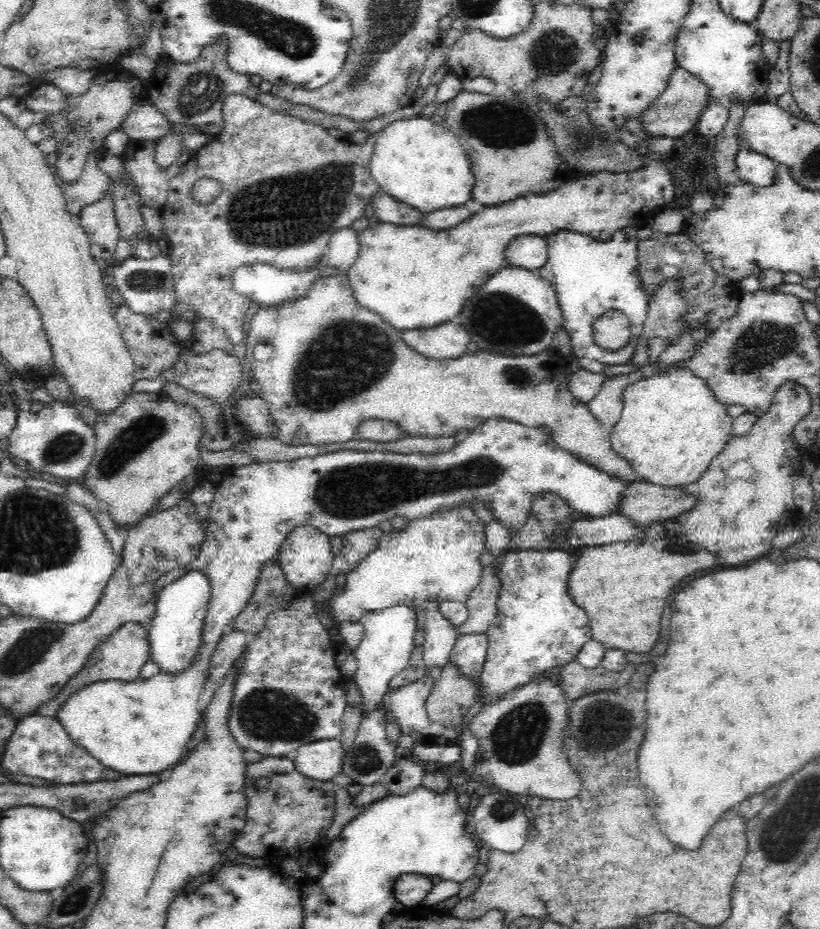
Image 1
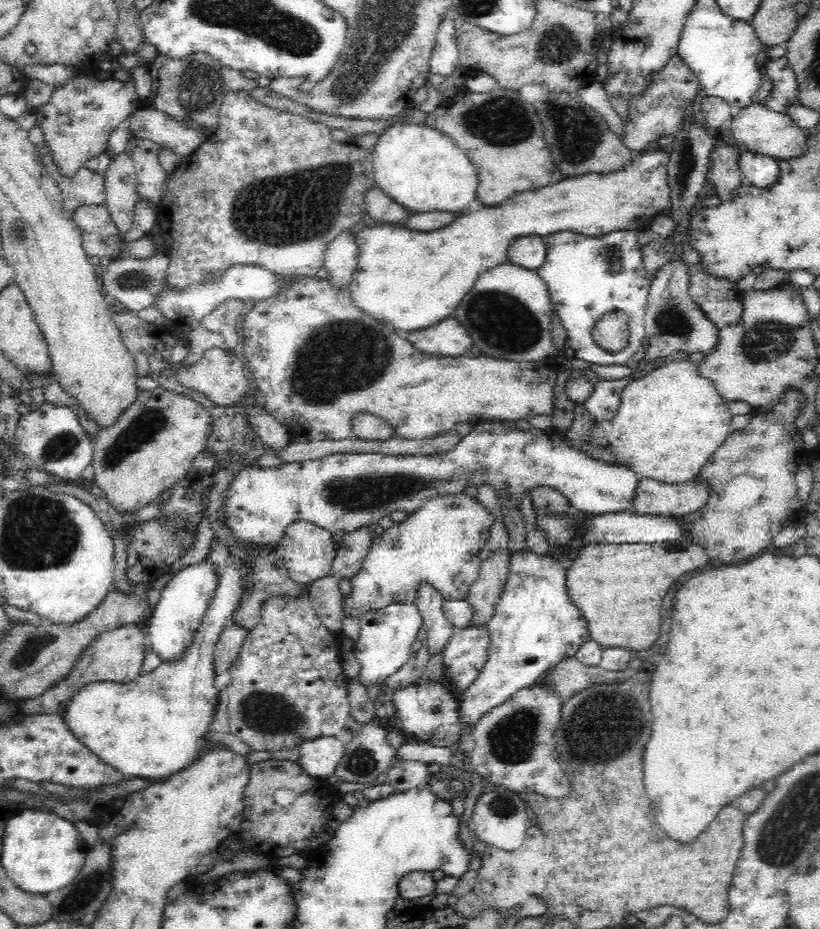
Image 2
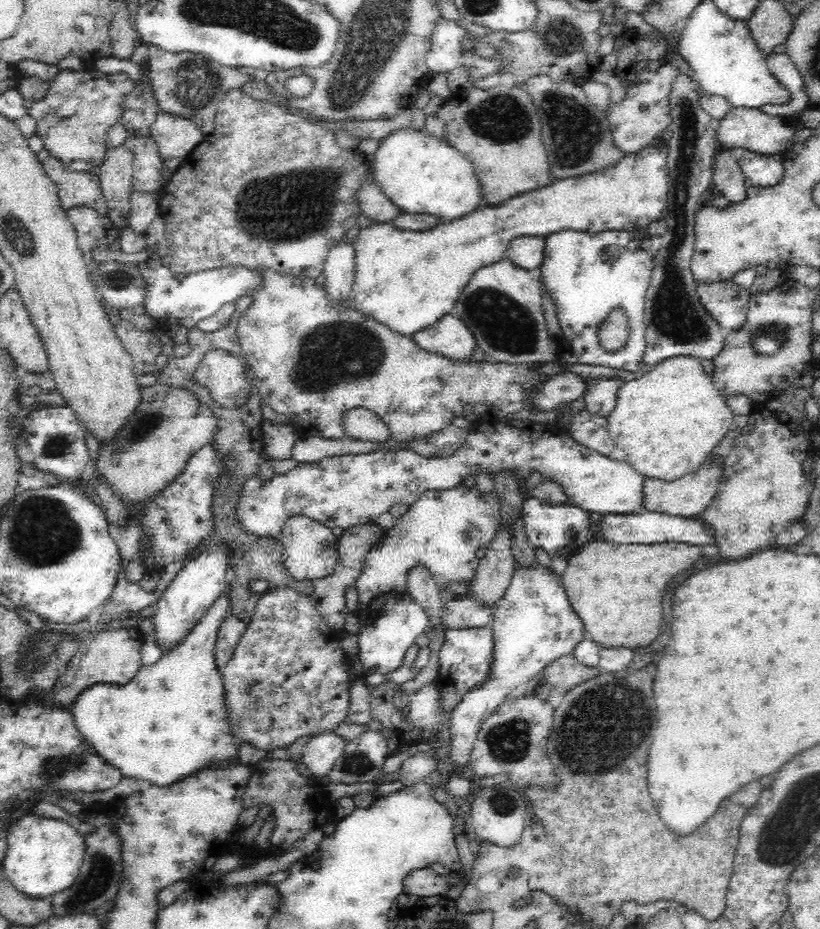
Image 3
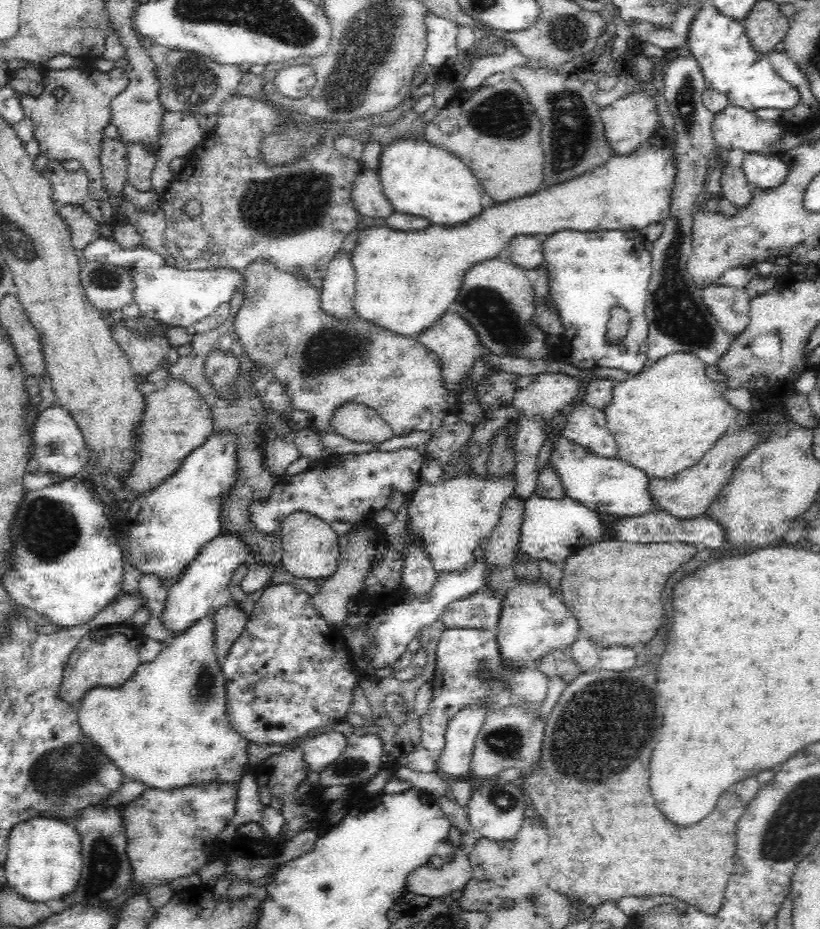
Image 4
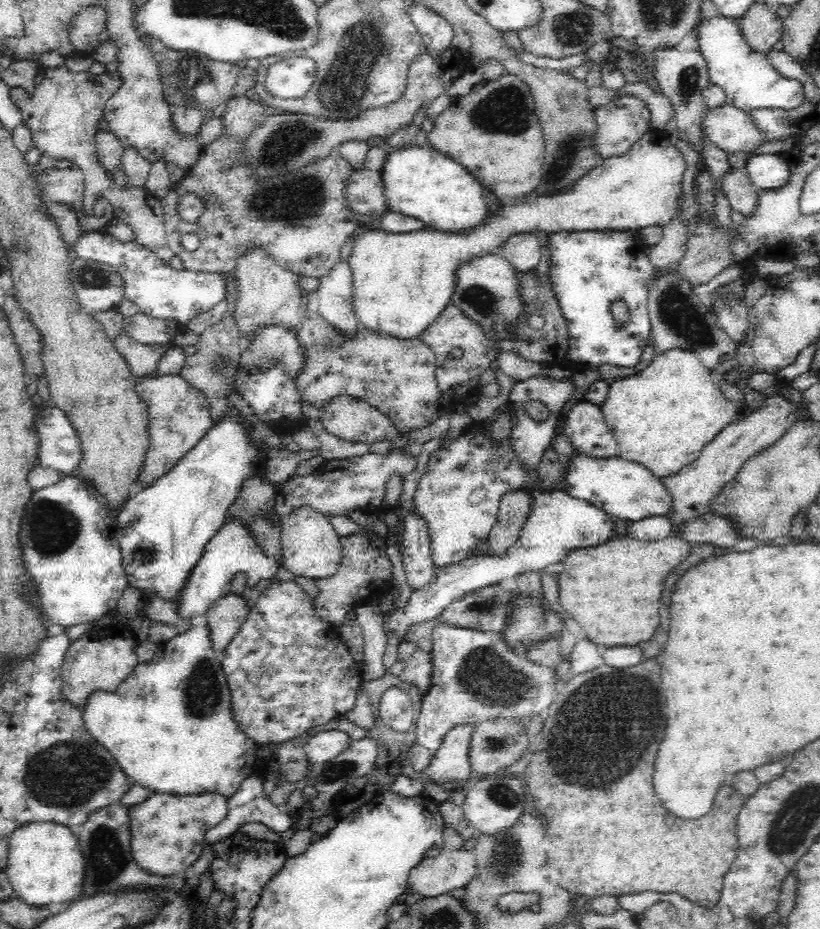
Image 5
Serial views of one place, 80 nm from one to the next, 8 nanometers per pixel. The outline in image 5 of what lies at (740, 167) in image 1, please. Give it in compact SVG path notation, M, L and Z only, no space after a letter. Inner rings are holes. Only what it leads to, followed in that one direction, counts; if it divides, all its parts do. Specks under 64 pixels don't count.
M752 154L745 161L744 170L757 191L783 188L791 176L788 161L774 154Z

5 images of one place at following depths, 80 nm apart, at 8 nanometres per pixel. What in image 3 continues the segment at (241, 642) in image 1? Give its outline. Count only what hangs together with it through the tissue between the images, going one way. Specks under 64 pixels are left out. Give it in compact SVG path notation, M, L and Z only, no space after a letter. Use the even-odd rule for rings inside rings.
M229 612L221 621L215 642L215 660L219 669L223 669L228 660L232 658L234 647L239 643L240 637L246 631L247 624L236 614Z

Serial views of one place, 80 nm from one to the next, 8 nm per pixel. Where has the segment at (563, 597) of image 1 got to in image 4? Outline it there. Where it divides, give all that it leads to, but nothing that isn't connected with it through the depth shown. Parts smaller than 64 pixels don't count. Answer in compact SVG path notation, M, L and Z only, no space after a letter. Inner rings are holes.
M541 578L534 584L517 582L510 588L503 600L503 614L497 630L498 645L503 658L513 664L529 664L534 666L544 654L552 649L562 649L567 652L571 644L577 639L572 634L576 632L578 624L568 608L560 598L560 591L552 591L541 584ZM470 706L470 708L462 710L460 714L456 714L454 719L448 724L448 729L444 735L444 746L440 752L437 753L436 771L441 777L446 776L449 782L456 778L470 778L471 754L475 747L476 736L478 736L478 732L480 732L480 728L482 728L481 724L486 714L488 714L488 710L485 710L485 708Z

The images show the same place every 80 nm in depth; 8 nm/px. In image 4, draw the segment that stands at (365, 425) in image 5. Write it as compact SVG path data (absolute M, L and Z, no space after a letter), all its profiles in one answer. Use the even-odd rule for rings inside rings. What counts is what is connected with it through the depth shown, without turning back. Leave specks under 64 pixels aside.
M348 401L338 405L329 418L329 430L354 442L382 444L395 436L392 427L368 405Z

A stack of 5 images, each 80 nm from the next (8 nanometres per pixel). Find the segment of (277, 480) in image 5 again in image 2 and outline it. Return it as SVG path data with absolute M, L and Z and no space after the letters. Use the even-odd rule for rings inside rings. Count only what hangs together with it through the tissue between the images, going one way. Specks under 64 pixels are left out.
M258 405L252 406L246 413L250 415L250 425L256 429L266 451L278 455L289 447L292 441L290 429L285 428L278 419L274 418L264 408L259 408Z

